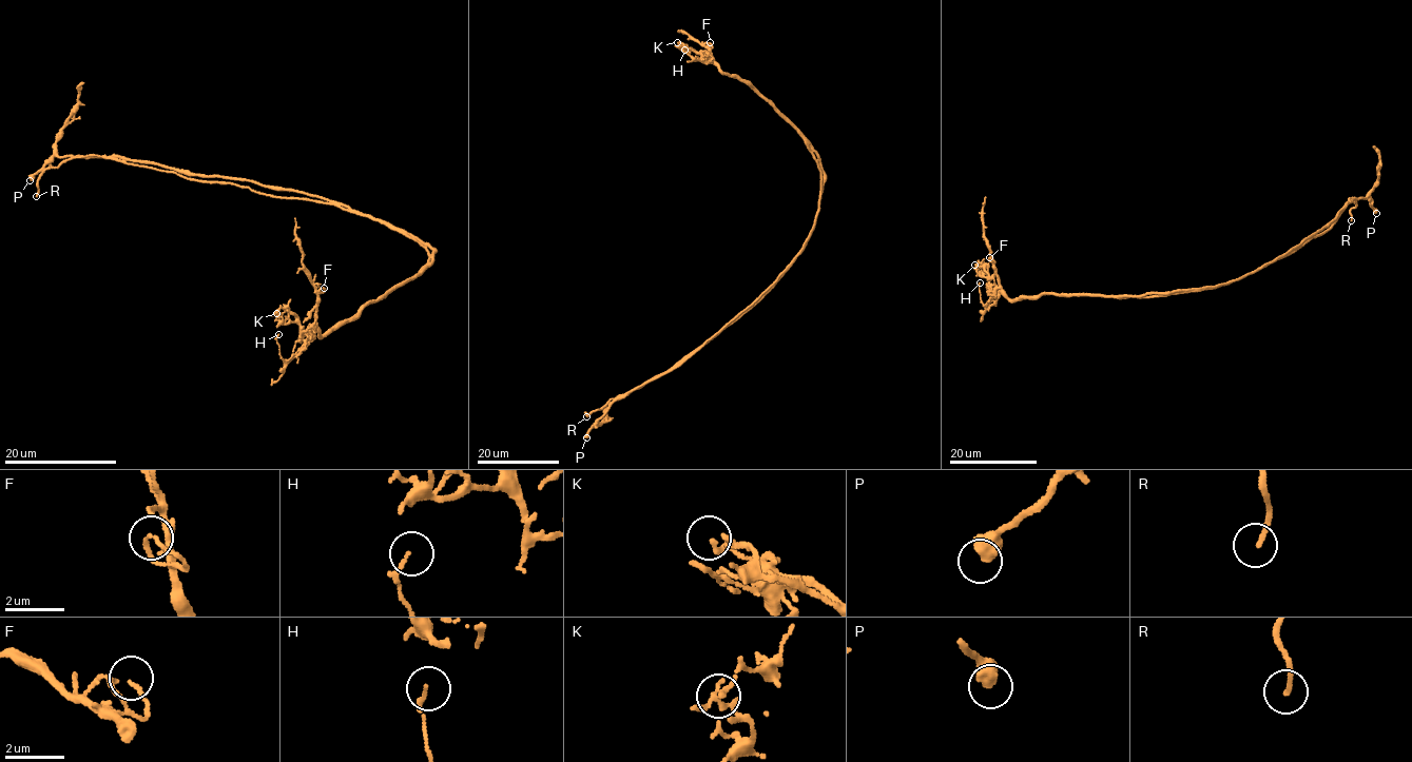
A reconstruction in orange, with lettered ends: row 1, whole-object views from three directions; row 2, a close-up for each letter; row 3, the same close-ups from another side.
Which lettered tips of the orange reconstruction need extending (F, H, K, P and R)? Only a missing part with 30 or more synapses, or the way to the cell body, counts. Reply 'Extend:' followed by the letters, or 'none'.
Extend: R

